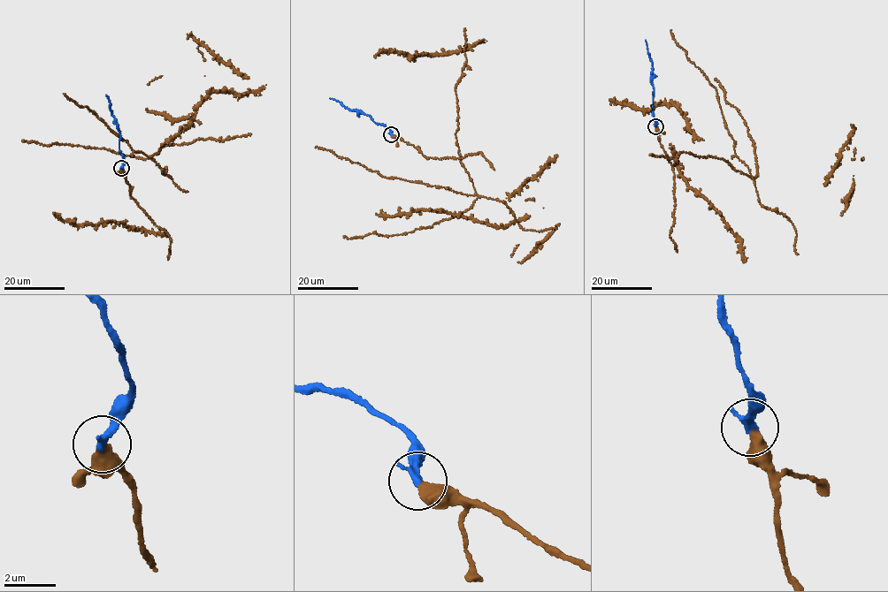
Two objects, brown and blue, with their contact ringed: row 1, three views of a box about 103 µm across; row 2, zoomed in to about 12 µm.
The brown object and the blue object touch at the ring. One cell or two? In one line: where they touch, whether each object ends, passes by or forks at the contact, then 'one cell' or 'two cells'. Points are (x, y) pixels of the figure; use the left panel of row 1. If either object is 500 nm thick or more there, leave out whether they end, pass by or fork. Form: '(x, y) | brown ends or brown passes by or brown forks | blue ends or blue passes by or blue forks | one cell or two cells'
(121, 168) | brown ends | blue ends | one cell

